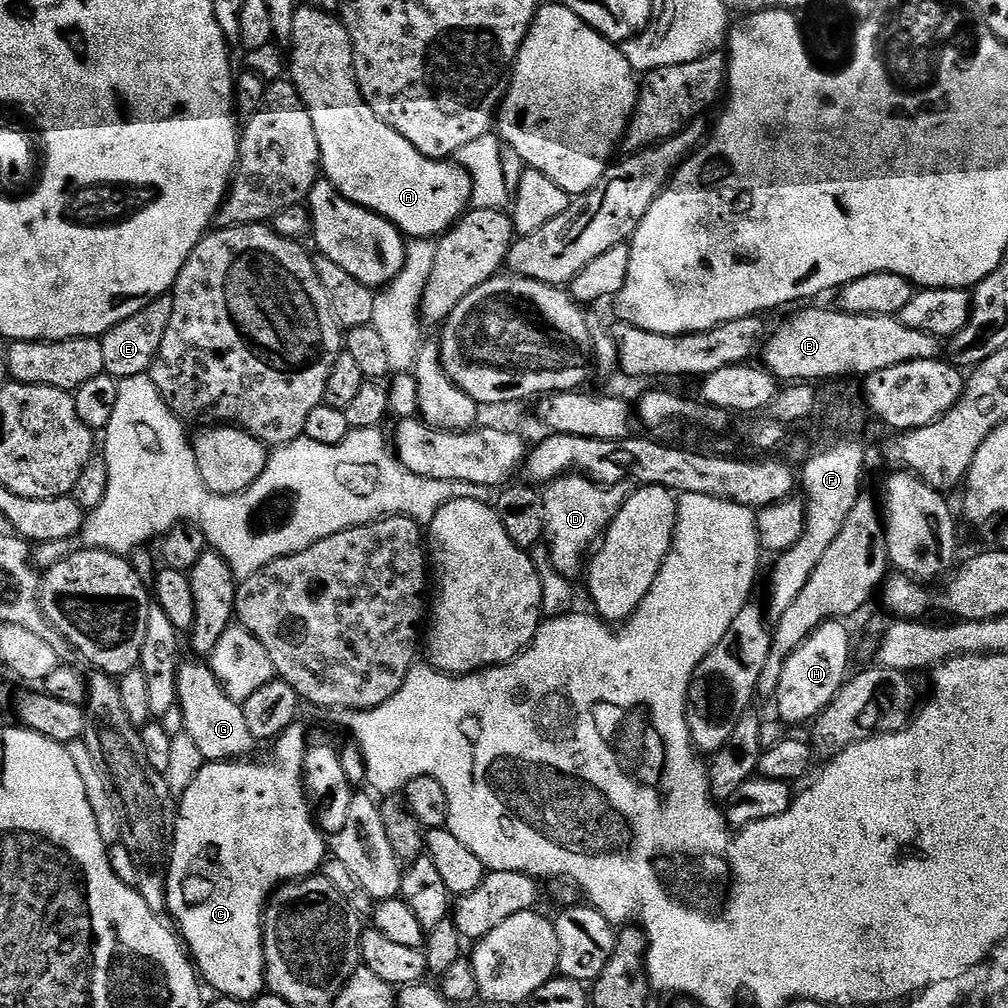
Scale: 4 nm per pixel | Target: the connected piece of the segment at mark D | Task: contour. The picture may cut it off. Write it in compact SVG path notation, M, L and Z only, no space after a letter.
M579 474L560 476L543 489L546 506L546 547L548 557L554 562L558 571L569 578L583 573L586 557L599 545L610 522L618 514L625 502L632 497L634 485L631 480L621 484L602 485Z

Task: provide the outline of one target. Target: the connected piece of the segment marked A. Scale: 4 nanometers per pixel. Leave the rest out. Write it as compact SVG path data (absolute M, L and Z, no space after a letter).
M311 6L297 7L290 47L290 79L310 114L310 122L314 122L326 179L350 202L387 218L405 237L439 238L449 231L471 205L469 176L455 162L431 160L426 158L426 154L414 150L398 130L386 126L386 122L370 110L356 81L352 39L339 15Z

